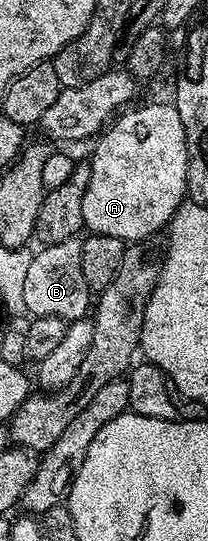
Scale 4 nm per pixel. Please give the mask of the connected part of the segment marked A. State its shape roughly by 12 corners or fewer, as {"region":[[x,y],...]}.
{"region":[[170,101],[123,110],[93,144],[85,226],[123,241],[188,195]]}

